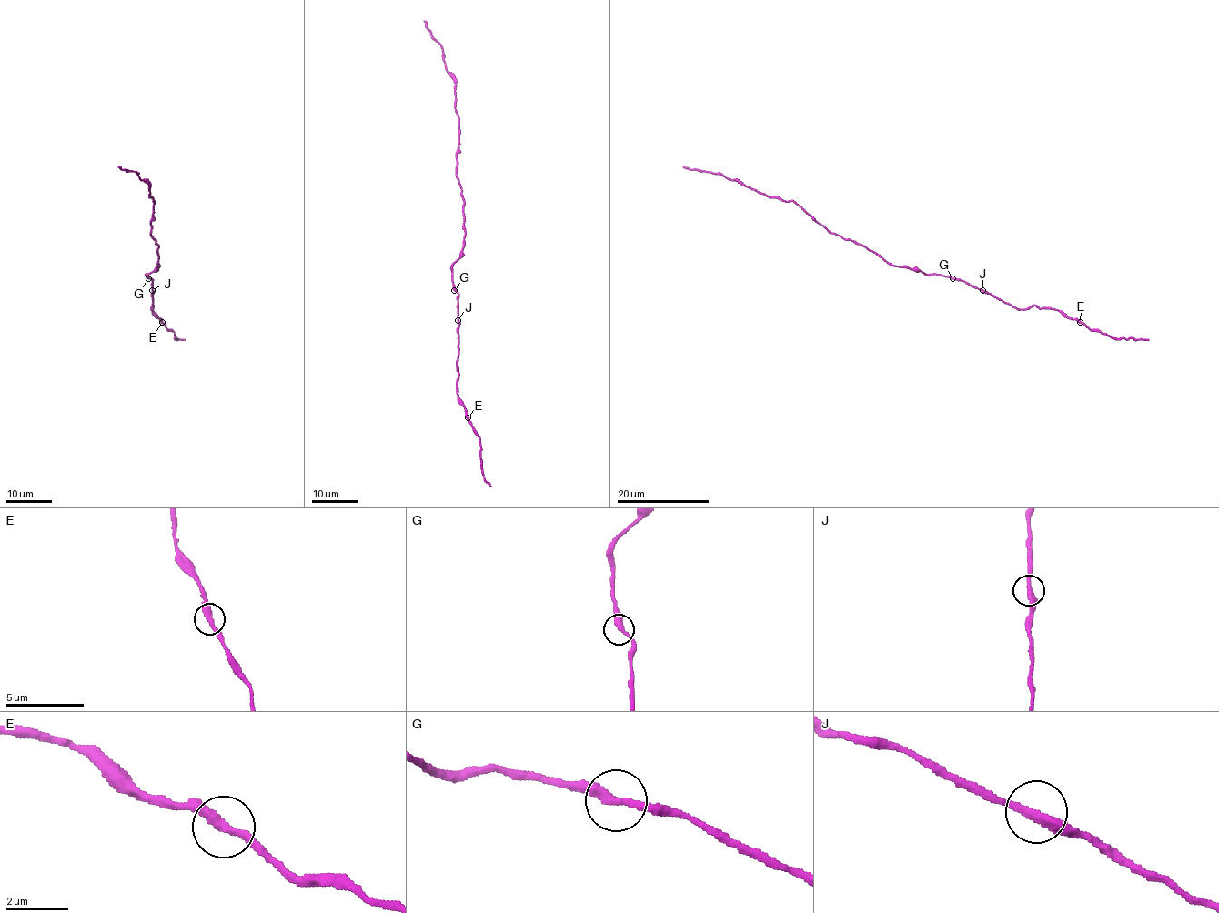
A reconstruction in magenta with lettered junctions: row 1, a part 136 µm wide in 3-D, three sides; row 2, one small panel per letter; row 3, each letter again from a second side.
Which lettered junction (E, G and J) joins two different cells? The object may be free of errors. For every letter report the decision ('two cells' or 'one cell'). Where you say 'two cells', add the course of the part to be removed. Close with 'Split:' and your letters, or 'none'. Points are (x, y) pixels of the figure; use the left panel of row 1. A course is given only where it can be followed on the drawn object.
E: one cell
G: one cell
J: one cell
Split: none

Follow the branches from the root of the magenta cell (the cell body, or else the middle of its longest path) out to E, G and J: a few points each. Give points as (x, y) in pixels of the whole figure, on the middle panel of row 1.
E: (462, 250), (461, 256), (452, 267), (452, 282), (458, 294), (458, 399), (464, 406), (468, 417)
G: (462, 250), (461, 256), (452, 267), (454, 290)
J: (462, 250), (461, 256), (452, 267), (453, 287), (458, 294), (458, 320)

